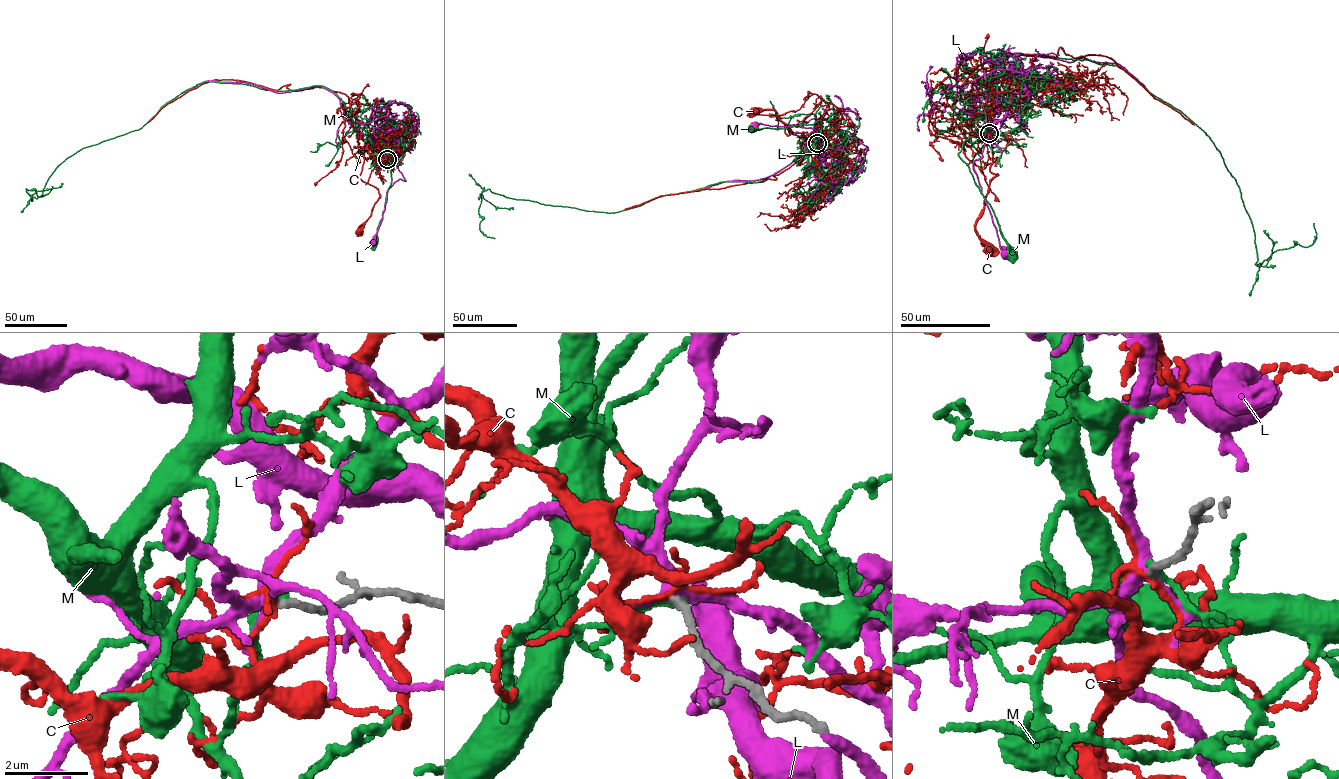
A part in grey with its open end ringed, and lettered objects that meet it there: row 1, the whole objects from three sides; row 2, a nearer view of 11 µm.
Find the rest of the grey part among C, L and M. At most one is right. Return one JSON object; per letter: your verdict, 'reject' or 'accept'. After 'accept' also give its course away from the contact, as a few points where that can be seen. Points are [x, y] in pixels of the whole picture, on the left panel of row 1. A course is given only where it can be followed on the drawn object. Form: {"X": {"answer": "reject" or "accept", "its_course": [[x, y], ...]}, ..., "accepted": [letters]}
{"C": {"answer": "reject"}, "L": {"answer": "reject"}, "M": {"answer": "reject"}, "accepted": []}

